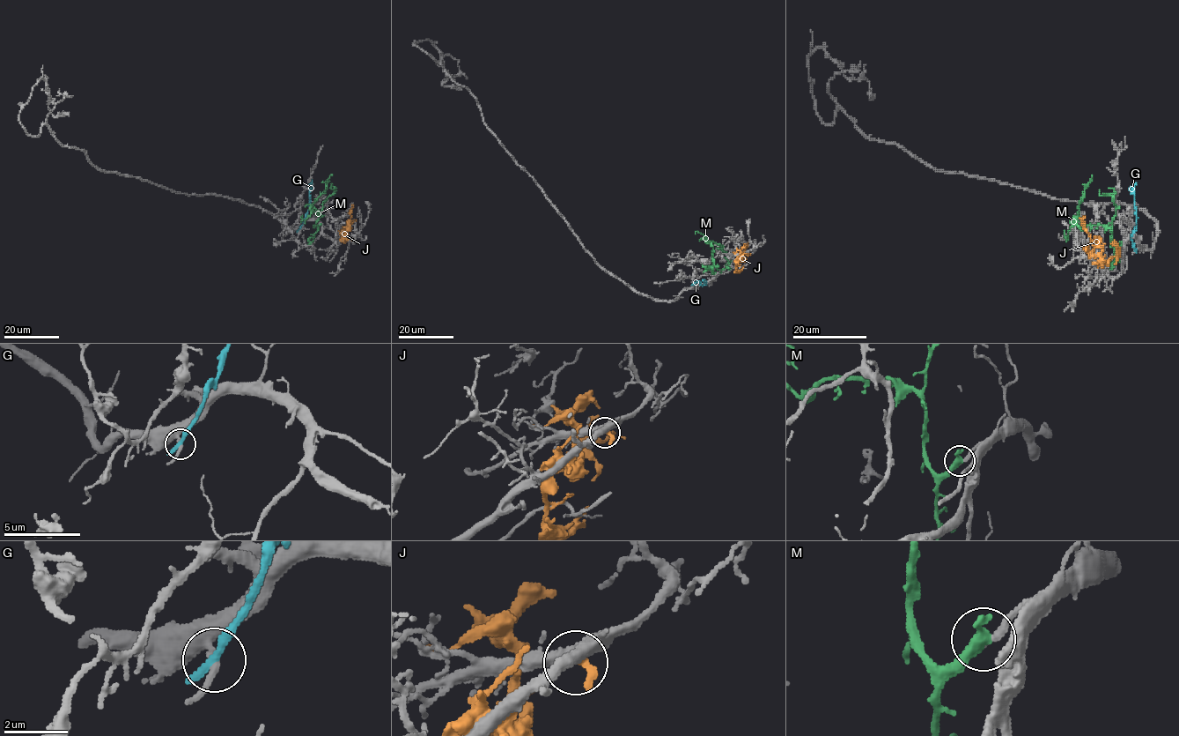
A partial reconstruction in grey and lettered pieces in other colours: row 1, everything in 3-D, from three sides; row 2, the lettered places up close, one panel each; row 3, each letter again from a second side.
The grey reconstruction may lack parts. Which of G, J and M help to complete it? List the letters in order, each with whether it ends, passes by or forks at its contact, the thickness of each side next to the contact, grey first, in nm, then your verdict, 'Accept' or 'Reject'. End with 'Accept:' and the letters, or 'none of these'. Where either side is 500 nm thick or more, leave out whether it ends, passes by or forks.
G: It ends there. Thickness 190 nm (grey) against 320 nm. Reject
J: It ends there. Thickness 360 nm (grey) against 280 nm. Reject
M: It passes by. Thickness 200 nm (grey) against 320 nm. Accept
Accept: M

